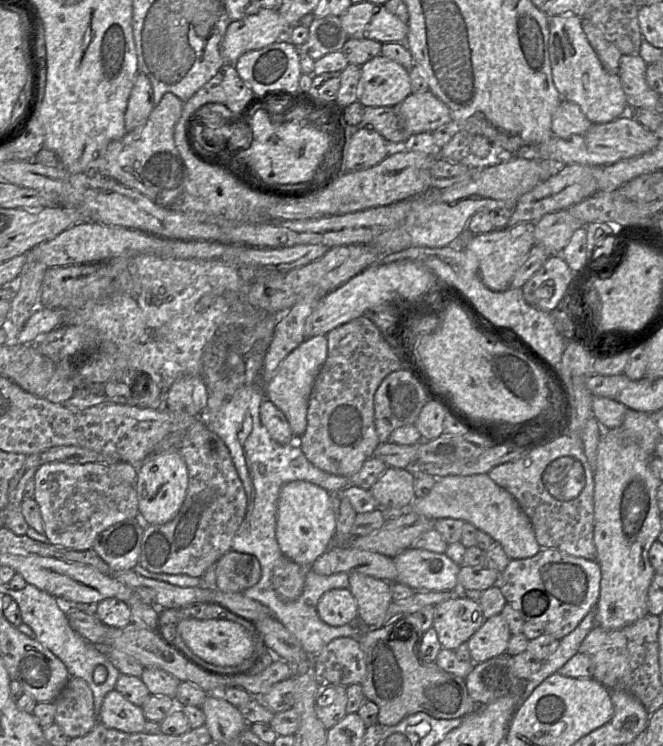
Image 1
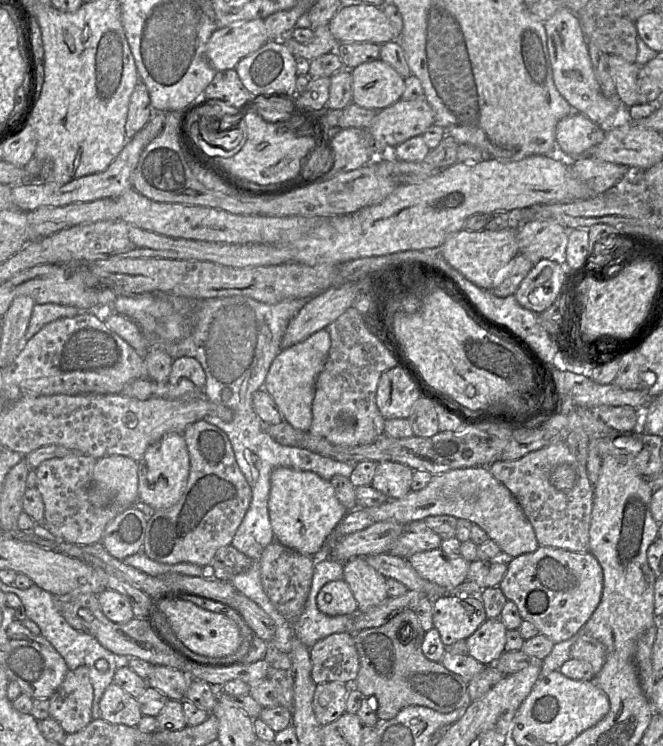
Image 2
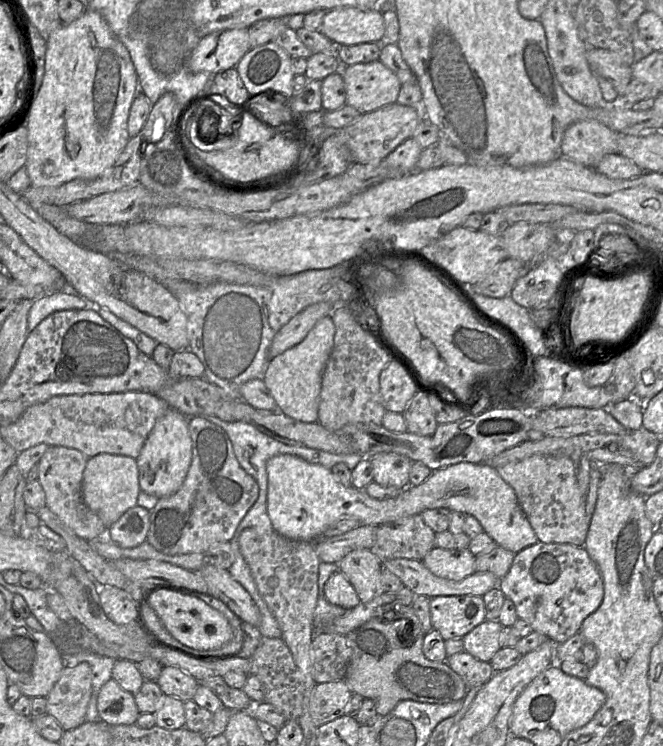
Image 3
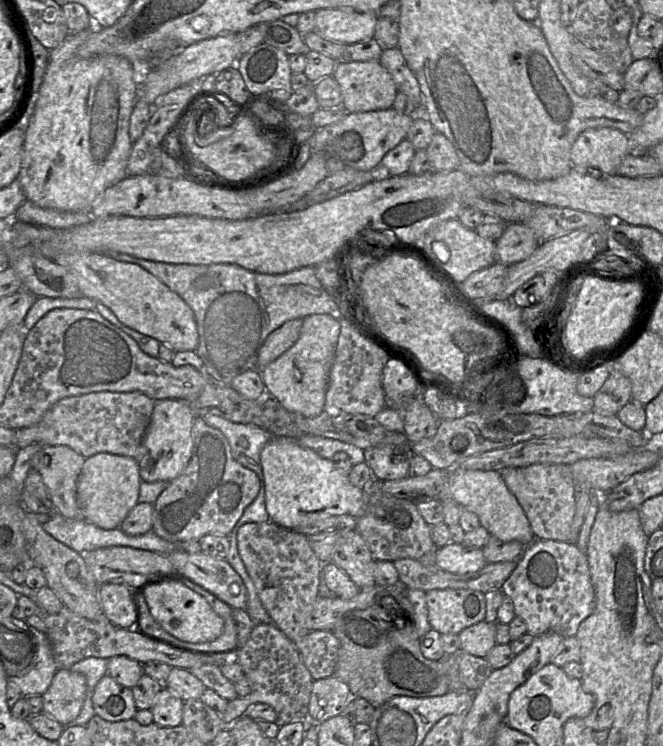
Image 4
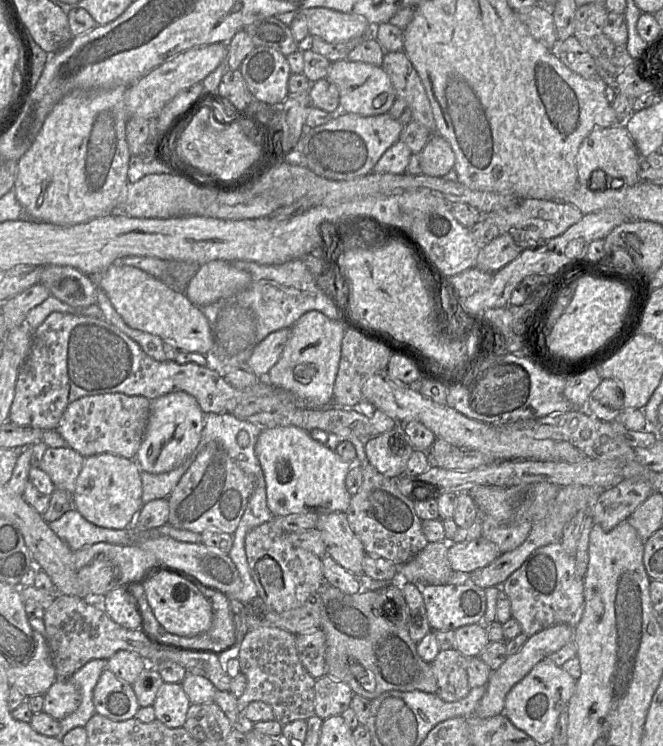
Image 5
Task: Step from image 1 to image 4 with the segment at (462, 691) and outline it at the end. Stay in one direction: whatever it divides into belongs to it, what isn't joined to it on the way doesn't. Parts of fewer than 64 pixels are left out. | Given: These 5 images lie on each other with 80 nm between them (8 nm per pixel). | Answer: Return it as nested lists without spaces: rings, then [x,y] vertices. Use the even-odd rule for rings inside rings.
[[[385,596],[371,607],[348,611],[332,631],[339,640],[334,675],[349,686],[352,697],[363,698],[374,708],[394,696],[424,698],[450,692],[442,661],[423,656],[415,622],[409,614],[405,617],[407,612],[396,601]]]

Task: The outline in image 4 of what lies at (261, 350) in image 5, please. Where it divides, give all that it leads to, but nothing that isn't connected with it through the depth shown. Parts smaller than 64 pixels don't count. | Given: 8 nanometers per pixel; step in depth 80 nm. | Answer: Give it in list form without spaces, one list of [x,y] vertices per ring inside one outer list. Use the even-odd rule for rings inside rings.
[[[301,318],[289,320],[267,337],[257,359],[259,371],[276,360],[298,340],[302,323]]]

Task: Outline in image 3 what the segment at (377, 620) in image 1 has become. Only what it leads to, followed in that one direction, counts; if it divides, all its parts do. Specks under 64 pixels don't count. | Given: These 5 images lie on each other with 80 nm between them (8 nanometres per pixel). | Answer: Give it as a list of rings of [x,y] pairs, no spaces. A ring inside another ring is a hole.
[[[370,549],[349,552],[338,567],[354,587],[360,602],[369,602],[383,593],[380,580],[382,562]]]

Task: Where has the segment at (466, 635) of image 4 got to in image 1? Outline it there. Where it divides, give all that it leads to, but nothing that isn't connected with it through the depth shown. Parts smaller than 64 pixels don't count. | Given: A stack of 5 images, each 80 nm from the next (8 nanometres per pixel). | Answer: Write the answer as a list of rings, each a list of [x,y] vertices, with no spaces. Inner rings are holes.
[[[496,615],[485,623],[467,641],[473,663],[483,663],[506,654],[511,633],[505,618]]]

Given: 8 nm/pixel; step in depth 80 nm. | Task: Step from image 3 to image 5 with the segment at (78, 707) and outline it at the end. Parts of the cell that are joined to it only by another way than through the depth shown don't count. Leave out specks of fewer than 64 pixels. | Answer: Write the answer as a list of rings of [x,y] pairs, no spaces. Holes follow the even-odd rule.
[[[56,679],[44,694],[43,712],[60,721],[76,711],[81,695],[76,685],[68,679]]]

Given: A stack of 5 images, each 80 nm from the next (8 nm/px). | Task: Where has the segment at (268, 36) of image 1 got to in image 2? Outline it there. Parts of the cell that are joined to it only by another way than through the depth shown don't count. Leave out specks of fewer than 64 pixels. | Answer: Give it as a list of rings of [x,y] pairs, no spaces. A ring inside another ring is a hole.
[[[264,19],[233,23],[212,33],[206,44],[206,57],[216,71],[233,69],[242,58],[268,41]]]

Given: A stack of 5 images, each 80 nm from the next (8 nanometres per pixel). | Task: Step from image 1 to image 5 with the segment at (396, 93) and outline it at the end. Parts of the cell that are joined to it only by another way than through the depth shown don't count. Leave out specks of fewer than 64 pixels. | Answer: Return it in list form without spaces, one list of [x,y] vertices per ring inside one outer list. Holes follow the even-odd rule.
[[[347,59],[338,60],[331,63],[326,78],[339,90],[341,112],[361,116],[385,114],[397,97],[389,75],[381,66]]]

